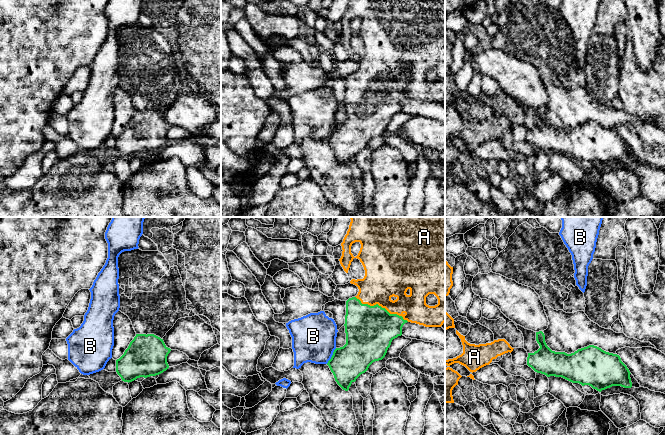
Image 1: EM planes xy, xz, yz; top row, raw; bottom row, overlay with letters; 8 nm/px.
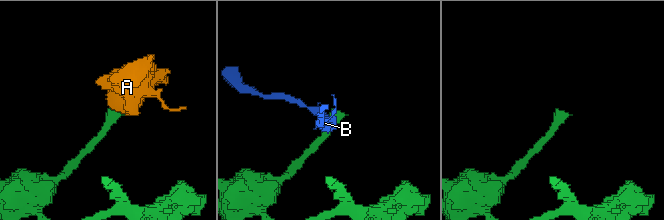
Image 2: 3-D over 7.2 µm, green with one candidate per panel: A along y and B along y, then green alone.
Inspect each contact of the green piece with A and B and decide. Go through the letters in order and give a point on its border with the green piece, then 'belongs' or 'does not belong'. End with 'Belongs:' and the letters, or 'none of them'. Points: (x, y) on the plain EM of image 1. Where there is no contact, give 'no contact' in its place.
A: contact xz (381, 83); belongs
B: contact xz (332, 132); does not belong
Belongs: A

